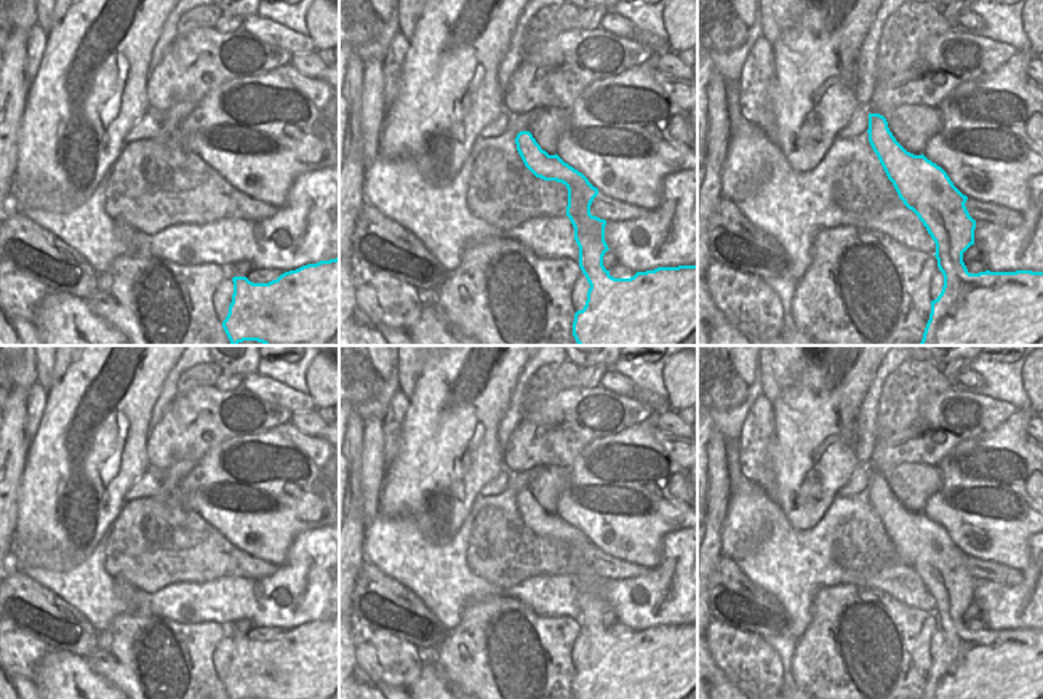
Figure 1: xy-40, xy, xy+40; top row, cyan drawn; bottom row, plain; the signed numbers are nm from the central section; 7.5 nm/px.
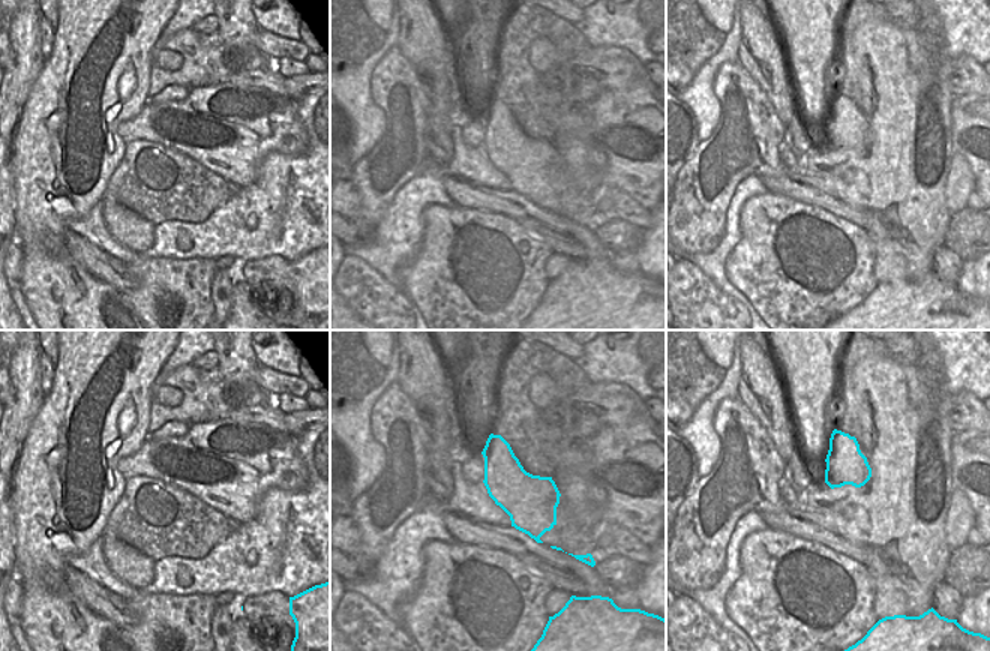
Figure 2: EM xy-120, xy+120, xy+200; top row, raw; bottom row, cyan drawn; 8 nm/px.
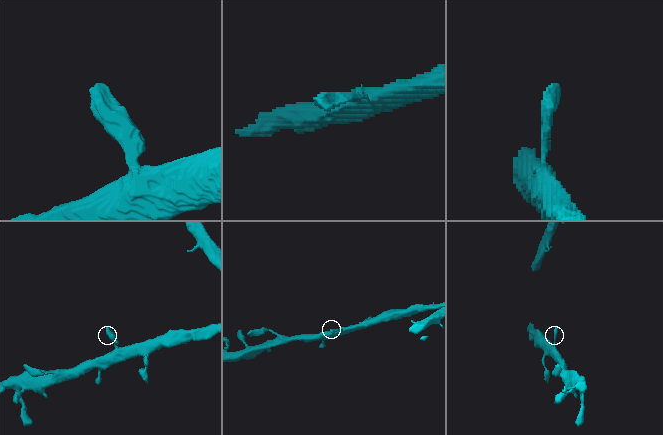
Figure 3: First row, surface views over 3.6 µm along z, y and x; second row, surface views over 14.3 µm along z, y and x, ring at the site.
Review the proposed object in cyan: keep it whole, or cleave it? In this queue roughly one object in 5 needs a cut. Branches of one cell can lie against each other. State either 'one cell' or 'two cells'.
one cell

